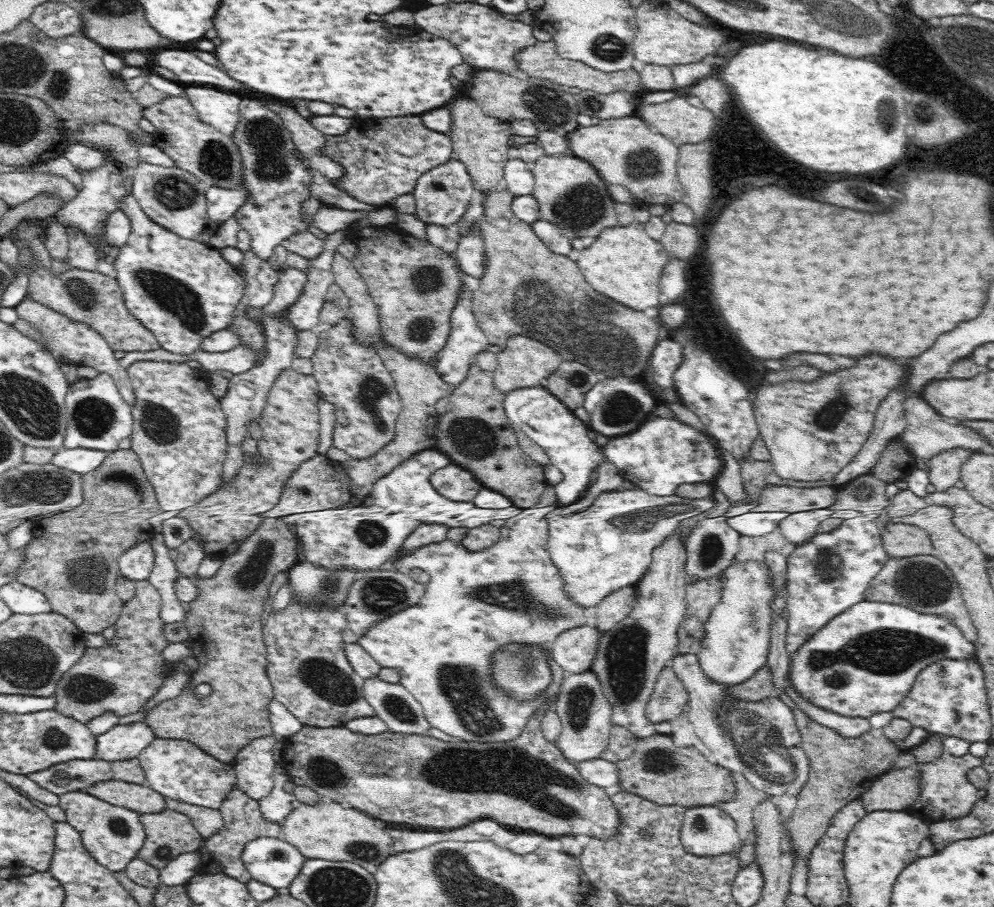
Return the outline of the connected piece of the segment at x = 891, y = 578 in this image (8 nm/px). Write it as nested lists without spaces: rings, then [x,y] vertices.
[[[933,554],[908,557],[904,560],[890,557],[882,570],[870,581],[863,600],[896,603],[922,614],[947,616],[964,633],[966,640],[976,642],[977,628],[969,617],[960,587],[945,562]]]

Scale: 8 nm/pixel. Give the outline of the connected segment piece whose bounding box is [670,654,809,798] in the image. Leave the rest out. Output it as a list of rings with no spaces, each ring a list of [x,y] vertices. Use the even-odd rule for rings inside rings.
[[[677,654],[671,660],[670,666],[684,684],[685,690],[688,691],[690,698],[686,709],[688,719],[694,726],[697,737],[716,756],[716,762],[724,768],[739,772],[752,786],[766,792],[772,798],[782,796],[782,794],[797,798],[809,779],[809,759],[802,749],[801,732],[797,726],[794,712],[778,697],[769,697],[758,702],[736,700],[727,691],[727,686],[724,686],[723,683],[713,682],[707,674],[704,674],[695,654]]]

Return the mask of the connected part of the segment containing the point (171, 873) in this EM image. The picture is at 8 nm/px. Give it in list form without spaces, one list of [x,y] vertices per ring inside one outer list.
[[[199,851],[186,852],[159,869],[159,880],[166,886],[186,885],[199,872],[201,854]]]

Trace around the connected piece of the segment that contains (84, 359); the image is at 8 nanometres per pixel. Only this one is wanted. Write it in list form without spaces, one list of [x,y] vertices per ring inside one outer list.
[[[26,296],[22,302],[15,306],[16,312],[20,319],[30,323],[32,327],[36,327],[42,334],[44,347],[48,347],[48,351],[54,356],[59,356],[76,366],[92,366],[99,373],[111,374],[115,379],[119,392],[124,396],[124,400],[128,401],[132,406],[135,402],[135,392],[131,386],[131,378],[127,373],[127,368],[120,365],[119,360],[114,357],[114,350],[110,349],[108,342],[101,337],[96,330],[89,328],[89,325],[72,321],[63,314],[57,313],[49,306],[41,305],[38,301]]]

